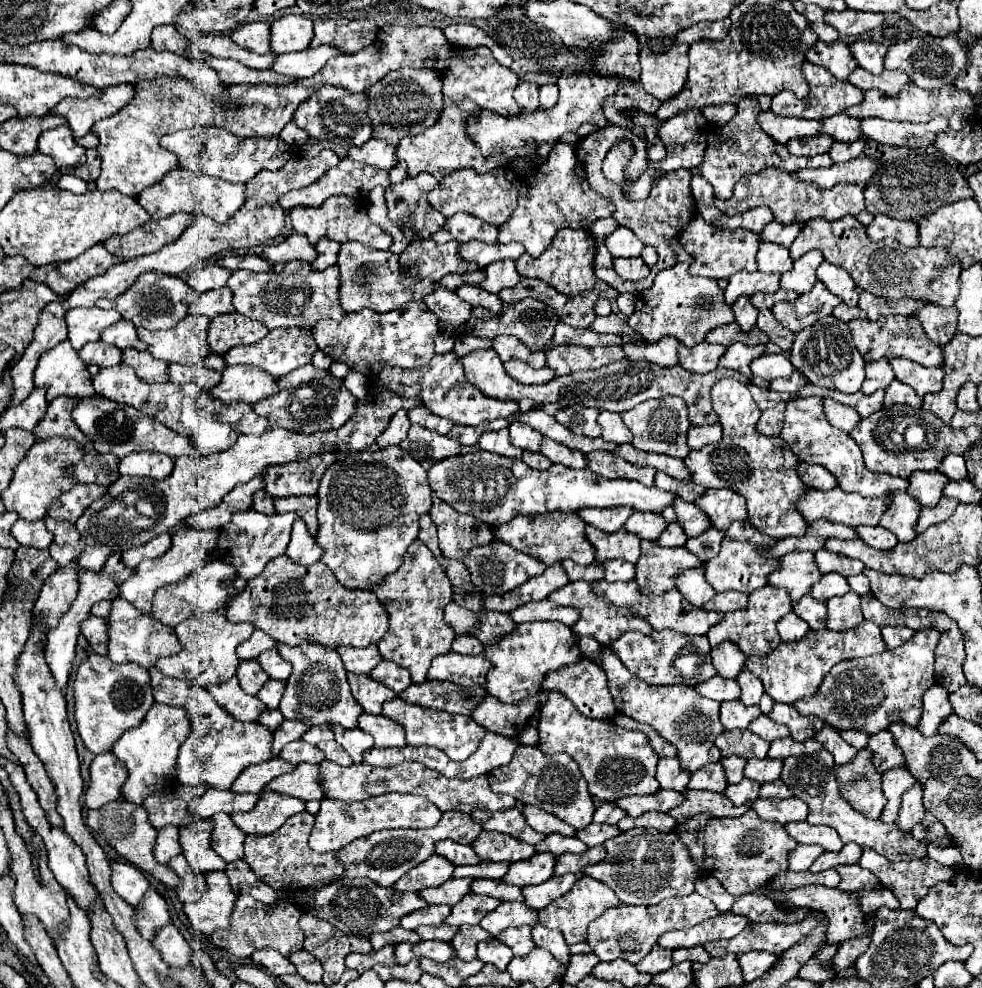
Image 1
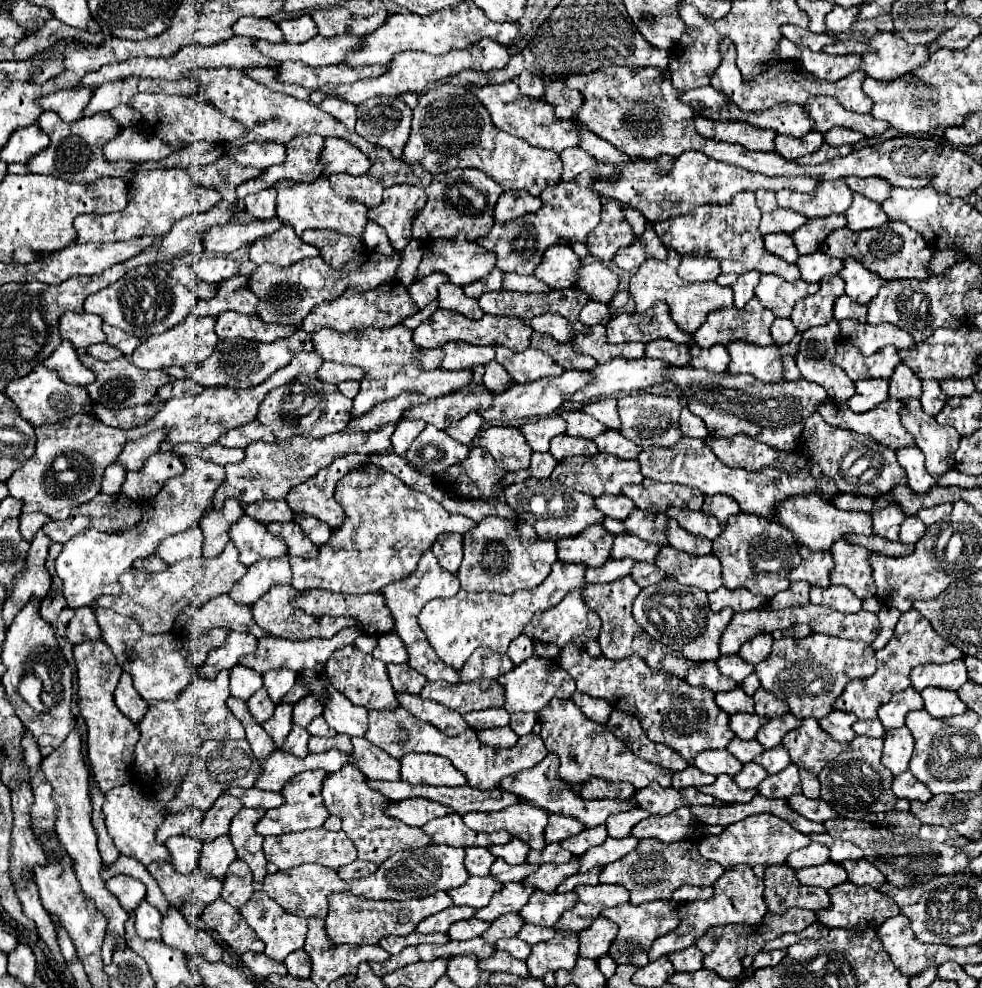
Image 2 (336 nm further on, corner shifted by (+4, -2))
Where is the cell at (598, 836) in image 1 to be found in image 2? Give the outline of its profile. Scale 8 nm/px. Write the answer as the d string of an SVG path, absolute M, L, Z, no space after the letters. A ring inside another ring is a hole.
M635 808L635 810L625 810L625 812L621 812L621 814L609 816L607 822L605 822L605 826L607 826L609 836L613 836L613 838L625 838L625 836L629 836L631 828L633 828L637 822L645 820L647 816L649 816L647 812L637 810L637 808Z

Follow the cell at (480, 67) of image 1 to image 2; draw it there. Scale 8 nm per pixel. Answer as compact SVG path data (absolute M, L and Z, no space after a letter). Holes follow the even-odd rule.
M509 80L503 84L489 84L483 88L475 88L473 86L473 94L485 104L485 108L491 114L491 120L495 126L499 126L499 130L505 130L517 138L523 138L525 142L529 142L531 146L543 148L543 150L555 150L557 154L561 154L565 148L577 146L579 144L579 132L575 122L571 120L557 120L553 116L553 106L547 104L545 100L533 100L527 98L519 92L517 82Z

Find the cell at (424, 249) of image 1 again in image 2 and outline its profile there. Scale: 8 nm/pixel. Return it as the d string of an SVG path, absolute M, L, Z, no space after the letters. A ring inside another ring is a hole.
M435 272L435 274L427 276L427 278L415 280L413 284L409 284L407 290L409 290L411 300L413 300L419 308L423 308L423 306L427 306L427 302L431 302L431 300L437 298L437 288L439 288L439 284L443 284L443 282L447 282L447 274Z

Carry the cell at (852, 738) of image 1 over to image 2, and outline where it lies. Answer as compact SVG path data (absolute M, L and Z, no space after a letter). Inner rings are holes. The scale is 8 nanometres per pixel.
M875 718L871 722L863 722L863 720L857 720L855 726L853 726L853 732L859 734L859 736L871 736L871 738L883 738L885 736L885 730L883 730L883 724Z

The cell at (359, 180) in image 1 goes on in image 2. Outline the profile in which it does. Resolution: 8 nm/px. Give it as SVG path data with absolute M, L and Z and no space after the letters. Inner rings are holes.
M275 188L261 190L245 198L245 210L257 220L271 220L275 218L275 198L277 198Z

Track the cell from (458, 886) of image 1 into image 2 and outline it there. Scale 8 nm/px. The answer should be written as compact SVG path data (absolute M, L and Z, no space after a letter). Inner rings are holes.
M471 876L463 886L455 890L447 890L451 894L453 904L457 906L471 906L471 908L483 908L489 904L491 896L499 892L503 886L497 884L491 876Z

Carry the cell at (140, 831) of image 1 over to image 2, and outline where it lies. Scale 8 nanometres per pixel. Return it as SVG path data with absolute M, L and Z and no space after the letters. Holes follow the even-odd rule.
M151 862L147 872L157 880L169 904L181 910L187 920L199 918L203 908L221 896L221 882L199 870L193 870L191 876L187 876L177 874L169 862Z

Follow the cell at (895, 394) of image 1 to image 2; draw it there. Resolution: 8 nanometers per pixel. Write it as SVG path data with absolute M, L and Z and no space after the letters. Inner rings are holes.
M899 364L889 380L889 396L897 400L921 398L921 380L915 378L915 374L907 366Z

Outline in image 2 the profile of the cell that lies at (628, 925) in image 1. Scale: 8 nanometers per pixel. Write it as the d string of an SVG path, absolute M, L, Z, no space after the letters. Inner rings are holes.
M659 900L659 902L639 904L639 906L627 902L627 904L621 904L621 906L605 908L605 910L601 912L601 916L605 916L605 918L611 920L611 922L615 922L617 928L619 928L615 940L611 942L609 956L611 956L617 964L633 964L633 966L637 966L637 968L647 966L647 964L649 964L647 952L649 952L651 944L653 944L659 936L663 936L663 934L667 934L667 932L671 932L671 930L675 930L675 928L679 926L681 920L679 920L679 912L677 912L677 910L679 910L679 902L675 902L675 900L667 900L667 902Z

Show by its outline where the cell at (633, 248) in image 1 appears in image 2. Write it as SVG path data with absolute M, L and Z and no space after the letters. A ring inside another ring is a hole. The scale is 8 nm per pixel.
M605 202L601 210L599 226L589 234L587 248L599 260L613 260L615 252L635 242L631 224L621 214L619 202Z

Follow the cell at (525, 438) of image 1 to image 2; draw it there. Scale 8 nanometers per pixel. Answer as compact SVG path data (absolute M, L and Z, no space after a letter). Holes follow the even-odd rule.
M549 416L537 422L527 422L523 424L519 430L523 432L527 444L535 450L535 452L547 452L549 450L549 440L553 436L559 436L565 432L565 422L561 416Z

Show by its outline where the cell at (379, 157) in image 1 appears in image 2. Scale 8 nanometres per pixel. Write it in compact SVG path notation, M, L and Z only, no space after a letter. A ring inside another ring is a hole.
M325 138L325 148L323 148L323 164L329 174L345 172L351 176L365 174L371 166L371 160L353 144L347 140L339 138Z

